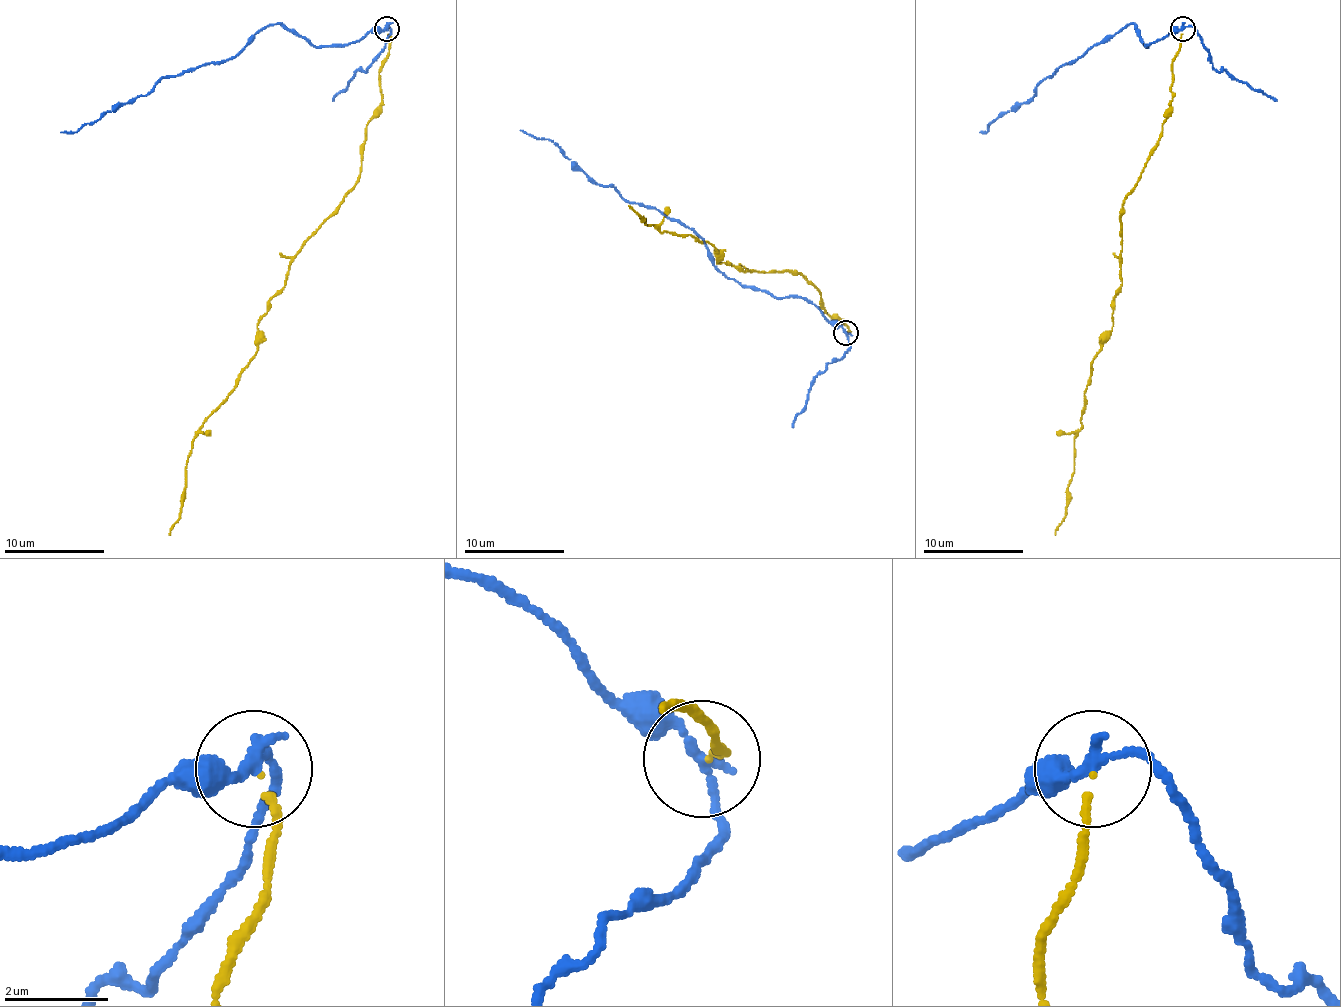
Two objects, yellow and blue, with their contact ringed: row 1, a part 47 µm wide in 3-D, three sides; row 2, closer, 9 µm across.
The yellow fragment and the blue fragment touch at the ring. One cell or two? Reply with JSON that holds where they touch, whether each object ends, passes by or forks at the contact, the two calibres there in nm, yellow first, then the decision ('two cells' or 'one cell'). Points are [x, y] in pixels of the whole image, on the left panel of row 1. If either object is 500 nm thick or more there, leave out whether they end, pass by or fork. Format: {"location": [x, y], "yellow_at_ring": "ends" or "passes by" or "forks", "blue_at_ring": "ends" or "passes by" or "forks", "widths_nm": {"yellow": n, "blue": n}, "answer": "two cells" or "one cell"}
{"location": [386, 29], "yellow_at_ring": "ends", "blue_at_ring": "passes by", "widths_nm": {"yellow": 120, "blue": 200}, "answer": "two cells"}

